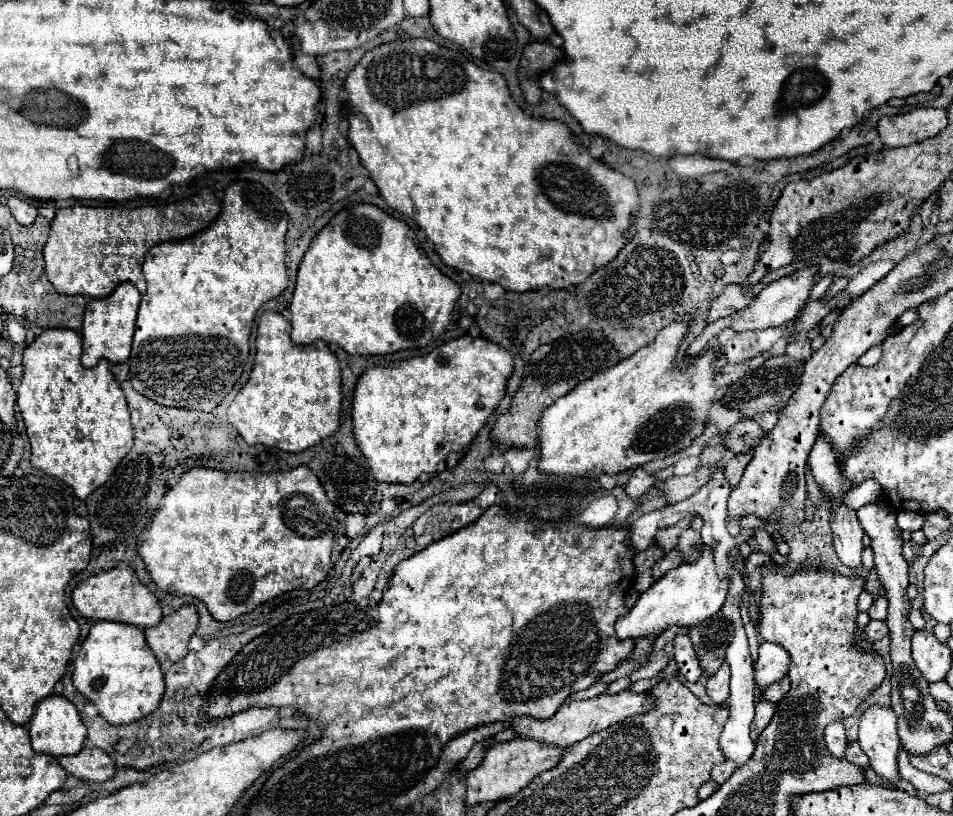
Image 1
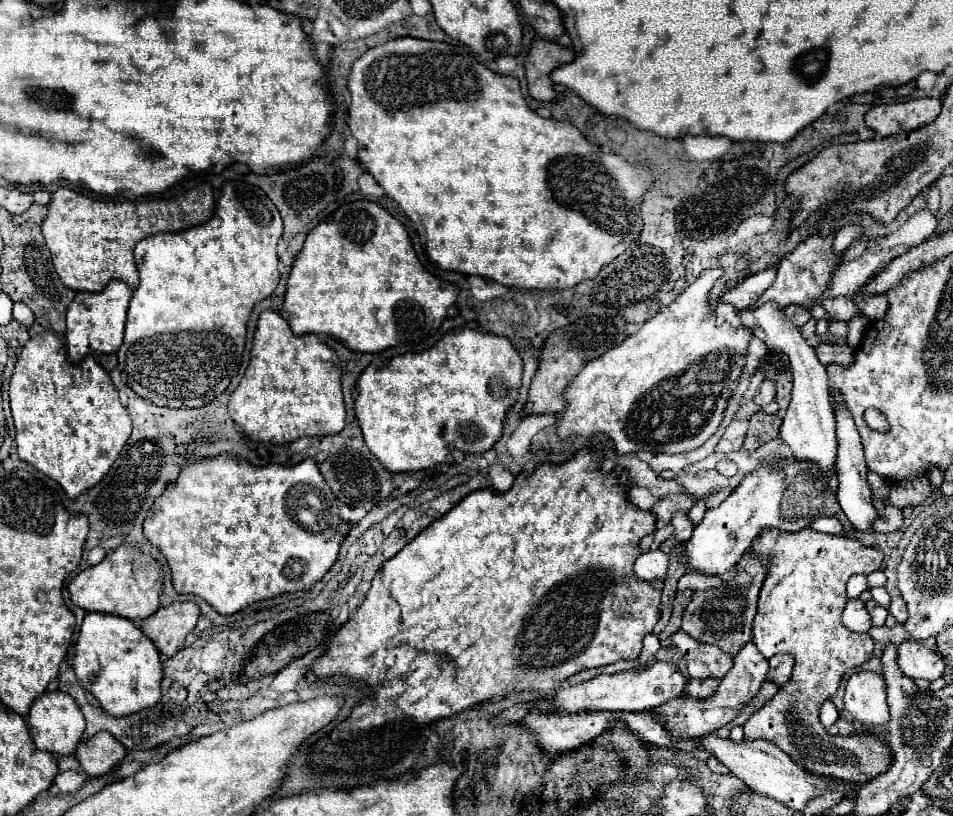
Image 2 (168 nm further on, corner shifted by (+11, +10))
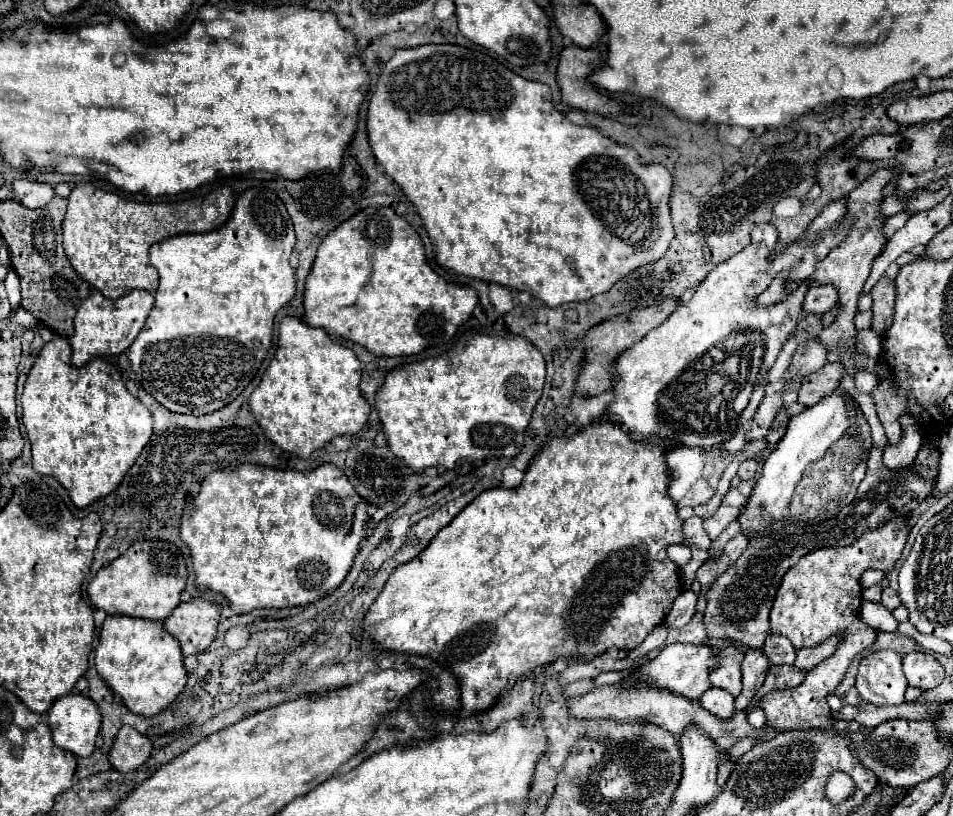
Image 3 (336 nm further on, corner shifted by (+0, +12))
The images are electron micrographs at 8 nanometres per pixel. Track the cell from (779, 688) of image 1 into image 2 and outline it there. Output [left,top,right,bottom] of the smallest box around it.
[768,654,794,686]

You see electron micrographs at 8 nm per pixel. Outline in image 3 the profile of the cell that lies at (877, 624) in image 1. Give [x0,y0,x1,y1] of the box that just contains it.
[881,588,899,610]

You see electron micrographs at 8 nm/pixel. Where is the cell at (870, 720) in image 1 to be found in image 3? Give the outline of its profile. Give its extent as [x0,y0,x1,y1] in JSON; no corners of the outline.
[857,650,907,706]

